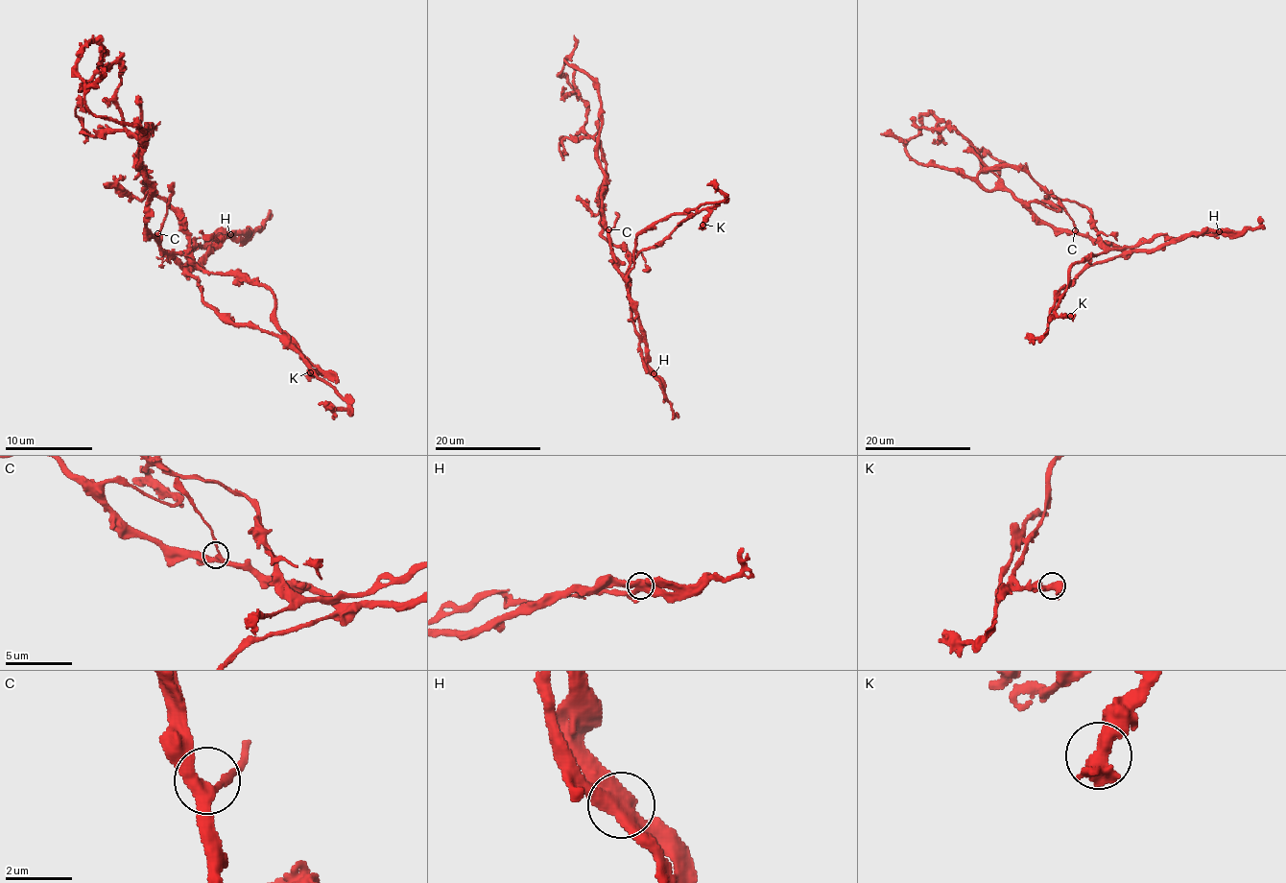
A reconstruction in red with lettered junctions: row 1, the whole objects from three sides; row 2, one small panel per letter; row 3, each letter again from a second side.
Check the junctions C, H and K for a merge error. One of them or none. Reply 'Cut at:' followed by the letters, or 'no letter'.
Cut at: H

